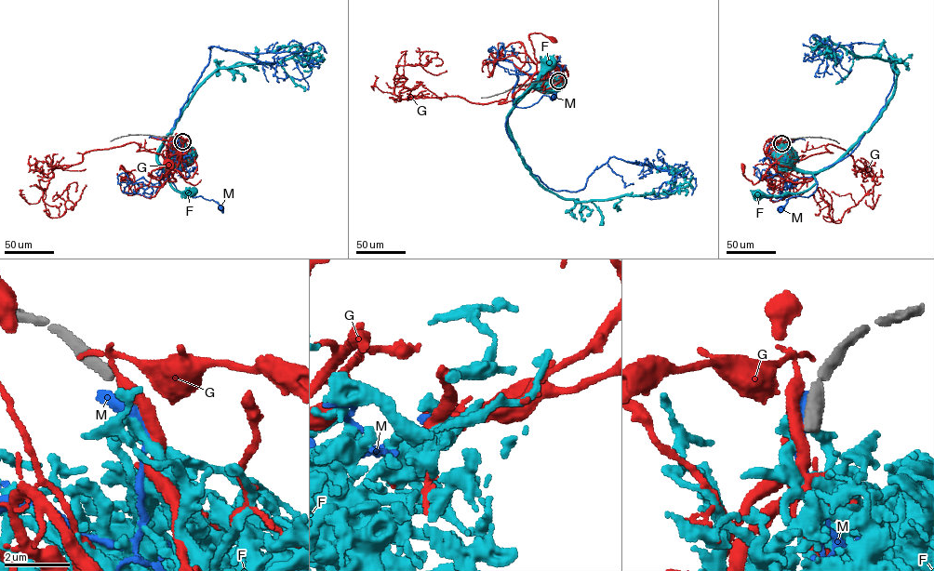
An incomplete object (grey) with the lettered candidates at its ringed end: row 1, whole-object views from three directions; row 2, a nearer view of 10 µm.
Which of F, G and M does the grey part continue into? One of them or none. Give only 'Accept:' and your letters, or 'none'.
Accept: none

